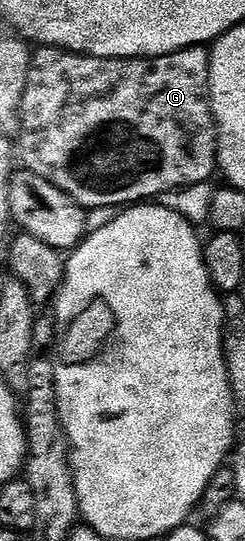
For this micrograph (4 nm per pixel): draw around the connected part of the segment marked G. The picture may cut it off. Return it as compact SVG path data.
M38 46L33 49L30 58L30 69L28 70L28 86L24 86L24 102L22 103L22 130L16 140L16 148L22 151L22 160L25 171L35 172L40 178L44 178L48 182L52 182L52 186L56 186L60 190L64 190L64 194L71 196L80 207L87 210L92 208L112 208L121 209L123 206L133 206L139 202L150 202L155 198L160 198L165 192L174 192L178 188L191 188L197 184L205 184L211 179L210 175L215 175L218 166L218 127L214 121L214 111L210 105L210 54L205 47L185 48L179 52L173 52L167 56L151 56L149 58L139 58L136 60L109 60L108 58L100 58L99 56L83 56L76 52L67 52L64 48L48 48Z

